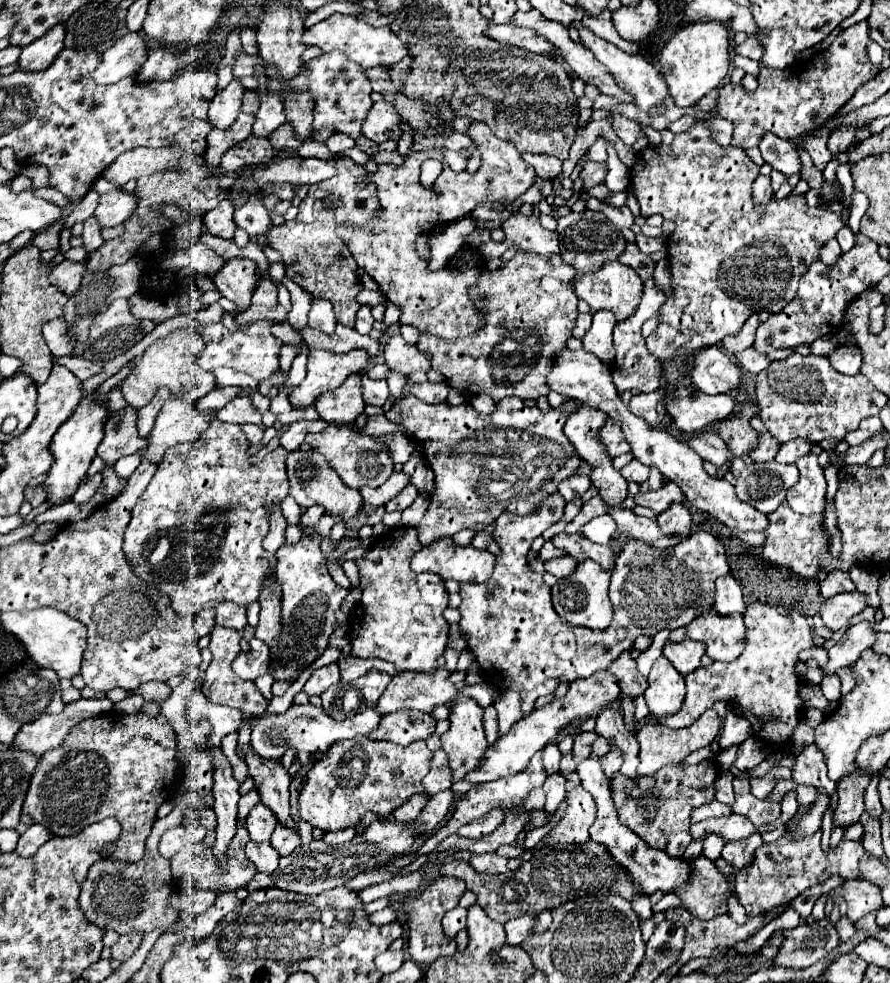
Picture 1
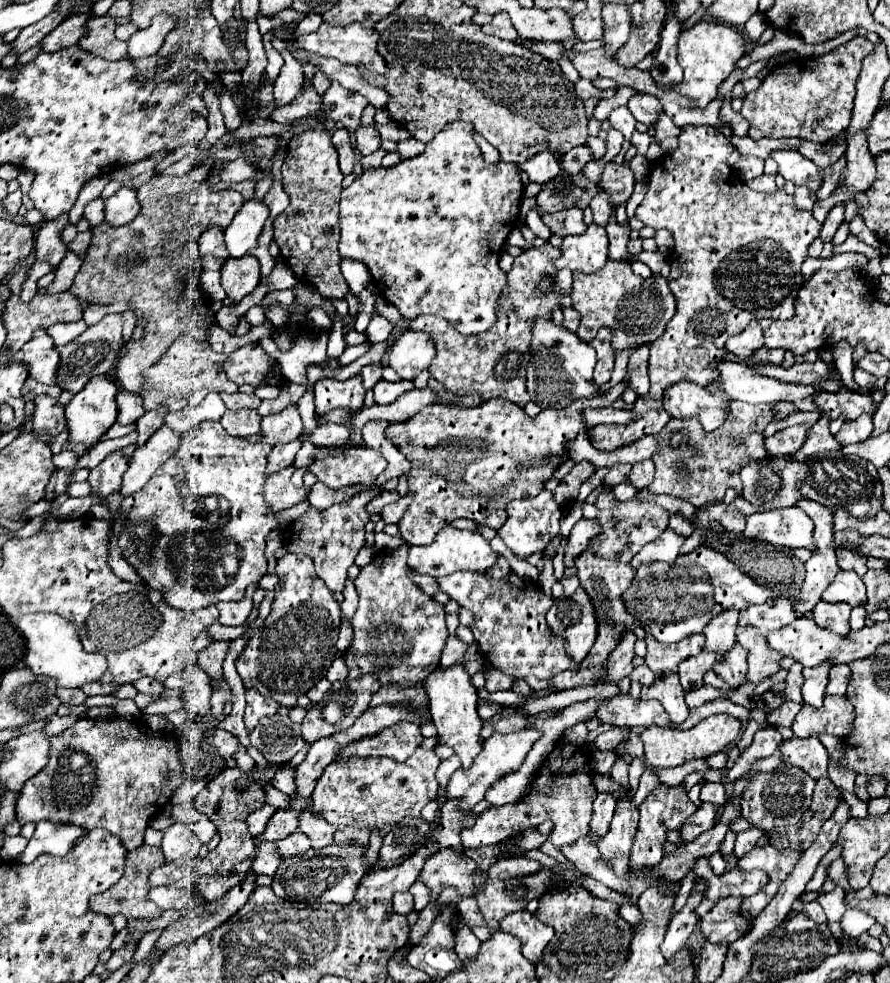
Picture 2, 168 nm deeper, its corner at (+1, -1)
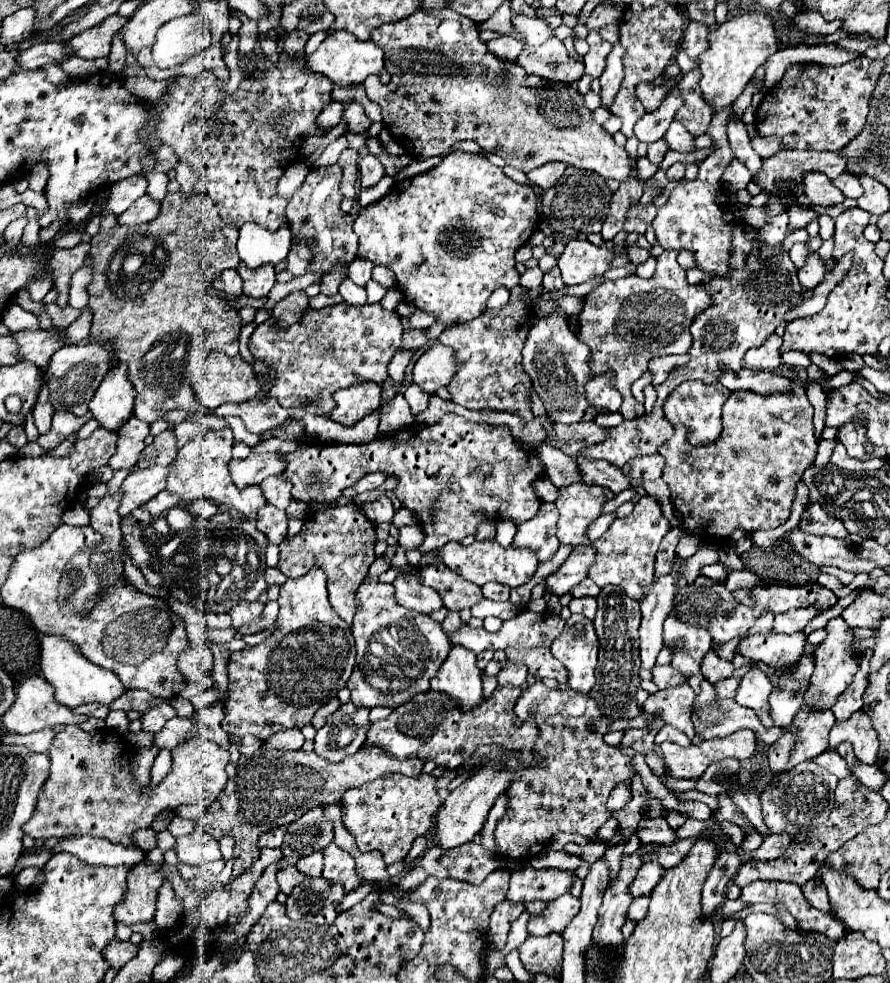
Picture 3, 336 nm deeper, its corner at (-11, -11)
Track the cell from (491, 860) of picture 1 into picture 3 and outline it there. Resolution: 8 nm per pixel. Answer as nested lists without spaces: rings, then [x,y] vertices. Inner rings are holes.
[[[531,866],[519,868],[511,874],[507,898],[515,902],[529,900],[545,900],[551,902],[571,890],[573,874],[557,868],[541,868],[535,870]]]

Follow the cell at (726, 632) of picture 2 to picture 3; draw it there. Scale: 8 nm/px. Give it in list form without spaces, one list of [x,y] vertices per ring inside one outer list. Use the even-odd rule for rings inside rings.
[[[711,648],[705,658],[703,658],[703,664],[701,664],[701,672],[705,676],[705,680],[709,680],[711,684],[713,682],[719,682],[719,680],[725,680],[733,674],[733,662],[727,662],[723,660],[715,648]]]

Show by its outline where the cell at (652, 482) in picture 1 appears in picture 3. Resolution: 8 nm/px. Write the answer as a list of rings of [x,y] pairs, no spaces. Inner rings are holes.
[[[651,454],[651,456],[633,458],[631,462],[627,462],[623,466],[623,470],[629,478],[635,478],[635,480],[657,480],[657,478],[661,478],[663,466],[665,466],[663,456]]]

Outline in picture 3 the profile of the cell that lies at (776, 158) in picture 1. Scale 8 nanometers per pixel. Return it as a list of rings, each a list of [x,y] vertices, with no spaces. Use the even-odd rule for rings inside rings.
[[[811,172],[803,178],[805,196],[811,200],[813,206],[833,206],[845,200],[839,188],[833,186],[833,182],[823,172]]]

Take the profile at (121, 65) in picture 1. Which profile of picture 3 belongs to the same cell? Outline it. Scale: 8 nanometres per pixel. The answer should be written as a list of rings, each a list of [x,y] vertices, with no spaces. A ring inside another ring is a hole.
[[[187,14],[175,18],[157,32],[157,42],[153,44],[153,60],[157,68],[173,68],[183,64],[193,54],[209,46],[211,34],[209,24],[201,14]]]

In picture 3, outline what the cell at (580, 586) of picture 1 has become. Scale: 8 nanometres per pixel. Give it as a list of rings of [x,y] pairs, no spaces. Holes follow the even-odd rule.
[[[571,614],[565,630],[553,640],[553,656],[569,670],[569,688],[587,694],[595,684],[599,642],[593,622],[581,614]]]

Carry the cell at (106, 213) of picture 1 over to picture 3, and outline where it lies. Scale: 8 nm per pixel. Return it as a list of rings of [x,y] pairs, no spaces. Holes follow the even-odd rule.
[[[147,194],[137,198],[117,220],[123,226],[133,226],[133,224],[143,224],[143,222],[151,222],[155,216],[159,214],[159,202],[155,202],[153,198],[149,198]]]

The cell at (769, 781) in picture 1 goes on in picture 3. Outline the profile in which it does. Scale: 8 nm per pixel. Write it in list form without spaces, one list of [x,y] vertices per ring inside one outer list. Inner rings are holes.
[[[649,896],[635,898],[633,904],[631,904],[631,908],[629,908],[627,918],[631,918],[631,920],[641,920],[641,918],[647,914],[647,906],[649,906]]]

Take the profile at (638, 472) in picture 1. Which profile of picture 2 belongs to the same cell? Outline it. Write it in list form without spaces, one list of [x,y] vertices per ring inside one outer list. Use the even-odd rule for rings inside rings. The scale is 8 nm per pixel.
[[[615,464],[615,466],[611,466],[609,472],[605,474],[603,484],[607,484],[607,486],[613,488],[613,486],[621,484],[621,482],[629,476],[629,472],[631,472],[631,464]]]

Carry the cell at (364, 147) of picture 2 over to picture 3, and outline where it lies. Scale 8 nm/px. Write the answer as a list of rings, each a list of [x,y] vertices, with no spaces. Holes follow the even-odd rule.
[[[367,154],[359,162],[359,174],[361,174],[361,186],[373,186],[385,176],[385,168],[375,154]]]

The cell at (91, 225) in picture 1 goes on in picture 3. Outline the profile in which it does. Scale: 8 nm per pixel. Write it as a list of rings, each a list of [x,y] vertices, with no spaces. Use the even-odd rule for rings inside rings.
[[[131,176],[123,182],[115,182],[109,190],[109,198],[103,206],[105,212],[111,214],[123,214],[139,196],[143,196],[147,190],[147,178],[145,176]]]

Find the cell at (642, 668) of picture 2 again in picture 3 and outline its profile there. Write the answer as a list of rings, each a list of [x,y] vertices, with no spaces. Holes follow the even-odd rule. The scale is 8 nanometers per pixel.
[[[655,666],[651,672],[653,672],[651,680],[657,684],[657,688],[669,688],[669,686],[683,684],[683,676],[677,670],[671,670],[671,666]]]

